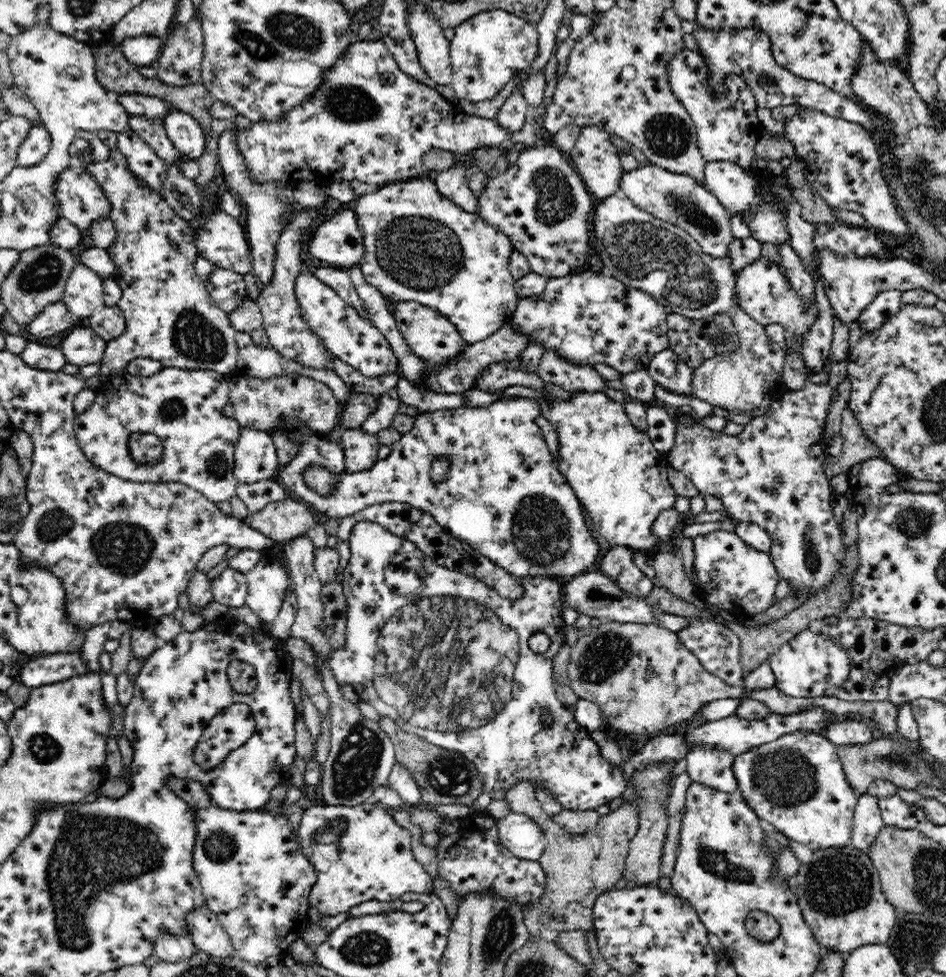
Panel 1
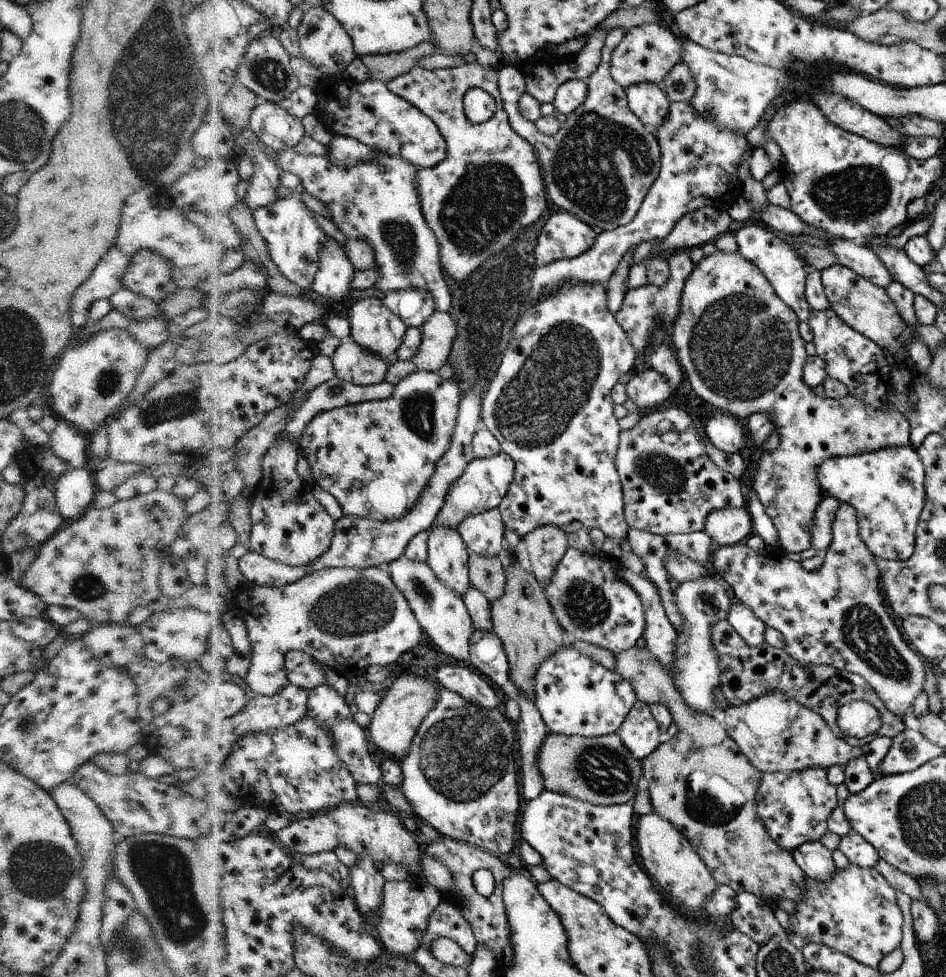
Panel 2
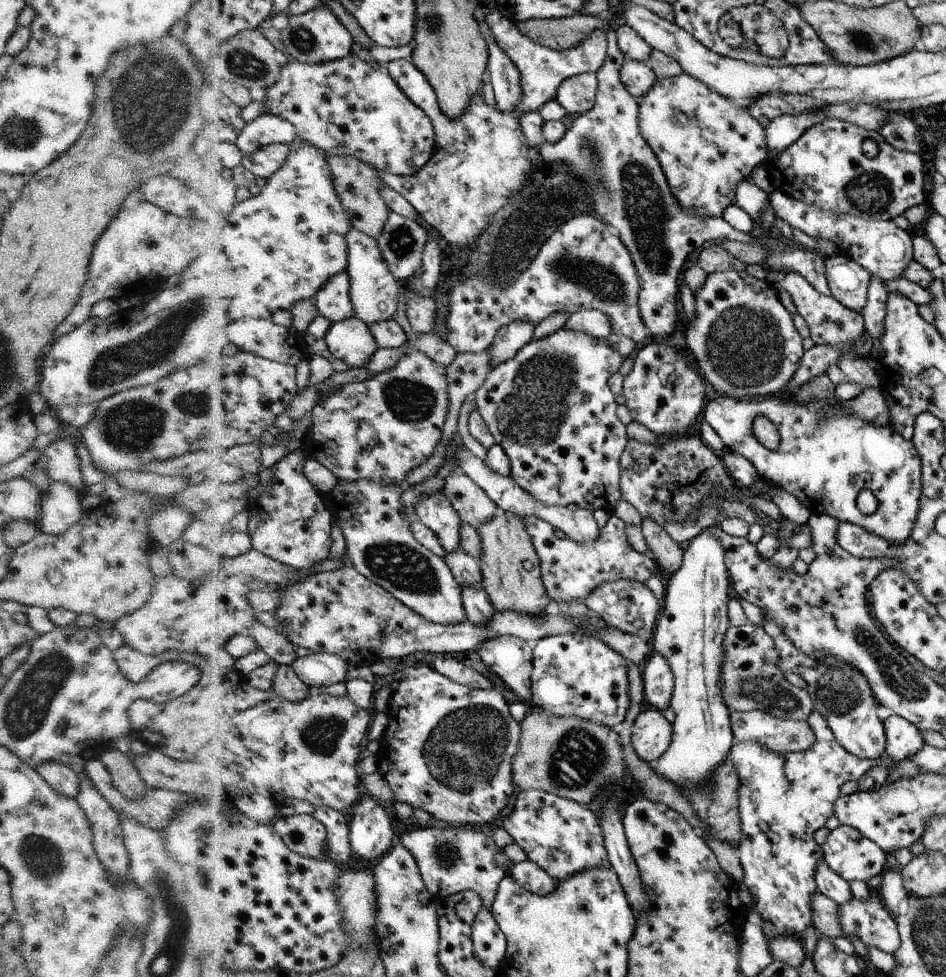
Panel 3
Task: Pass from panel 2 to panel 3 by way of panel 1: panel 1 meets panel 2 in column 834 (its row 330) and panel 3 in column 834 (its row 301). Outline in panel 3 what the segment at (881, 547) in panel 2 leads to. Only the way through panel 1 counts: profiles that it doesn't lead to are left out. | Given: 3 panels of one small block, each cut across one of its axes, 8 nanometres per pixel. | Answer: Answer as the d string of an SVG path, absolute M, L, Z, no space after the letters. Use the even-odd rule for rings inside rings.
M792 395L767 396L750 400L734 400L723 397L710 400L704 410L704 419L718 434L724 444L724 452L740 453L756 468L759 479L766 480L768 485L786 490L796 497L812 515L828 514L838 521L850 522L869 530L872 534L884 538L887 543L904 544L914 530L914 522L920 512L922 477L924 469L921 466L921 456L911 439L902 438L901 434L892 430L891 426L876 426L870 422L862 422L858 416L850 412L826 414L832 406L842 408L842 404L834 398L814 398L809 404L794 404ZM756 416L766 417L776 428L779 436L778 450L770 452L762 444L756 444L752 434L752 420ZM862 490L871 490L876 496L878 507L870 515L860 512L856 498Z

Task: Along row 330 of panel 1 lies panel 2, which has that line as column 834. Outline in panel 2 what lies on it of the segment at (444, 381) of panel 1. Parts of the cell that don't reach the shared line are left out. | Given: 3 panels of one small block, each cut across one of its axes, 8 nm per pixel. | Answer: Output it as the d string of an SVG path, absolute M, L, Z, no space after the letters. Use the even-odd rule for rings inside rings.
M826 495L817 506L813 523L811 524L812 546L824 550L832 540L832 523L841 502L832 495Z

